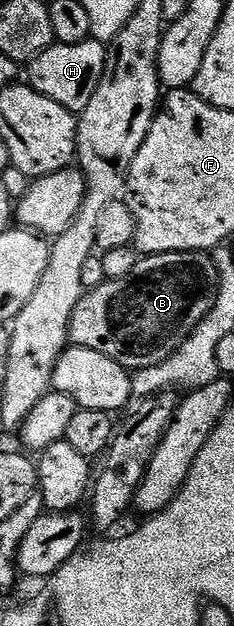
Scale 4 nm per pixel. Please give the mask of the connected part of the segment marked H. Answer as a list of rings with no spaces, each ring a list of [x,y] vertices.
[[[88,40],[81,44],[61,44],[45,48],[41,56],[37,56],[32,62],[26,63],[26,81],[43,96],[49,96],[49,100],[57,100],[62,108],[71,111],[78,116],[84,108],[93,100],[93,92],[97,92],[97,84],[101,84],[101,76],[105,72],[108,47],[102,42]]]

